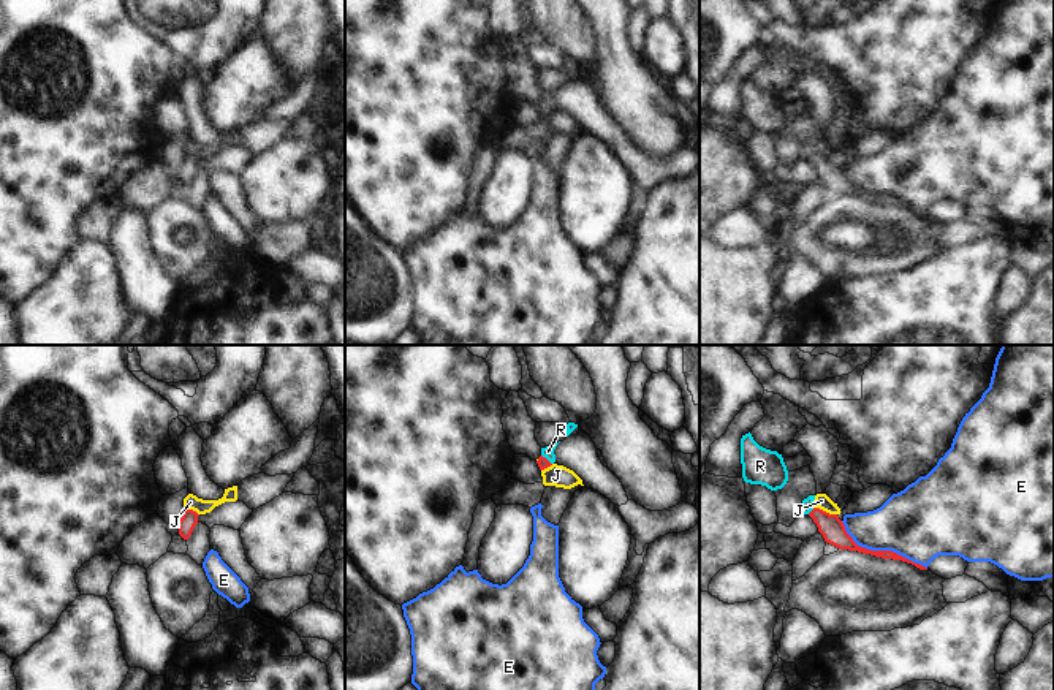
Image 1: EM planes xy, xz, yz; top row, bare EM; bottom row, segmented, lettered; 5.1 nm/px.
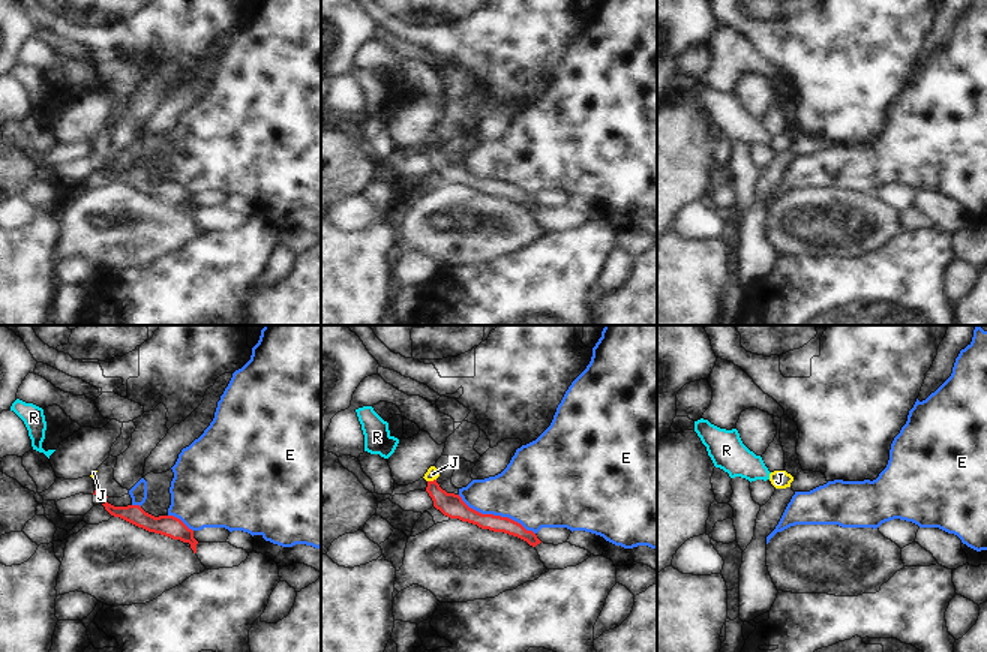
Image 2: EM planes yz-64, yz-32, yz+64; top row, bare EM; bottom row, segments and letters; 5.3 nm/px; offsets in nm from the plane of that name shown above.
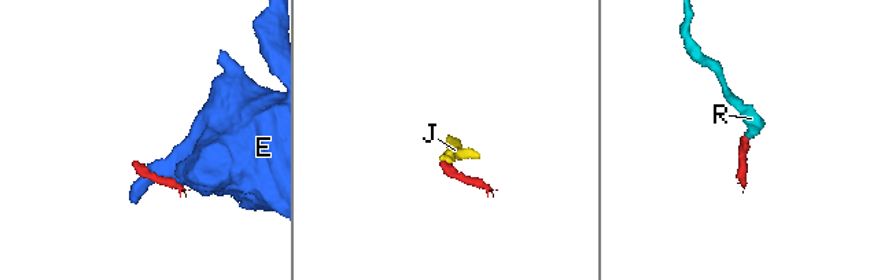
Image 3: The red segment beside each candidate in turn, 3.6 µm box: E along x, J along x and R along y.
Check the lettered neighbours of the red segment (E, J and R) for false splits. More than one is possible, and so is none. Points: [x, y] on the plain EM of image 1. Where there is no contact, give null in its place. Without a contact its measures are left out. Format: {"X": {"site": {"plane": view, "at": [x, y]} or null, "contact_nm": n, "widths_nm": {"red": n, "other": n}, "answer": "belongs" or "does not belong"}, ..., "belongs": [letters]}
{"E": {"site": {"plane": "yz", "at": [880, 197]}, "contact_nm": 500, "widths_nm": {"red": 120, "other": 380}, "answer": "does not belong"}, "J": {"site": {"plane": "yz", "at": [825, 157]}, "contact_nm": 130, "widths_nm": {"red": 120, "other": 80}, "answer": "does not belong"}, "R": {"site": {"plane": "yz", "at": [812, 155]}, "contact_nm": 50, "widths_nm": {"red": 120, "other": 60}, "answer": "belongs"}, "belongs": ["R"]}

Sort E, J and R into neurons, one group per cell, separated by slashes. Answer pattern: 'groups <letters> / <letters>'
groups E / J / R

